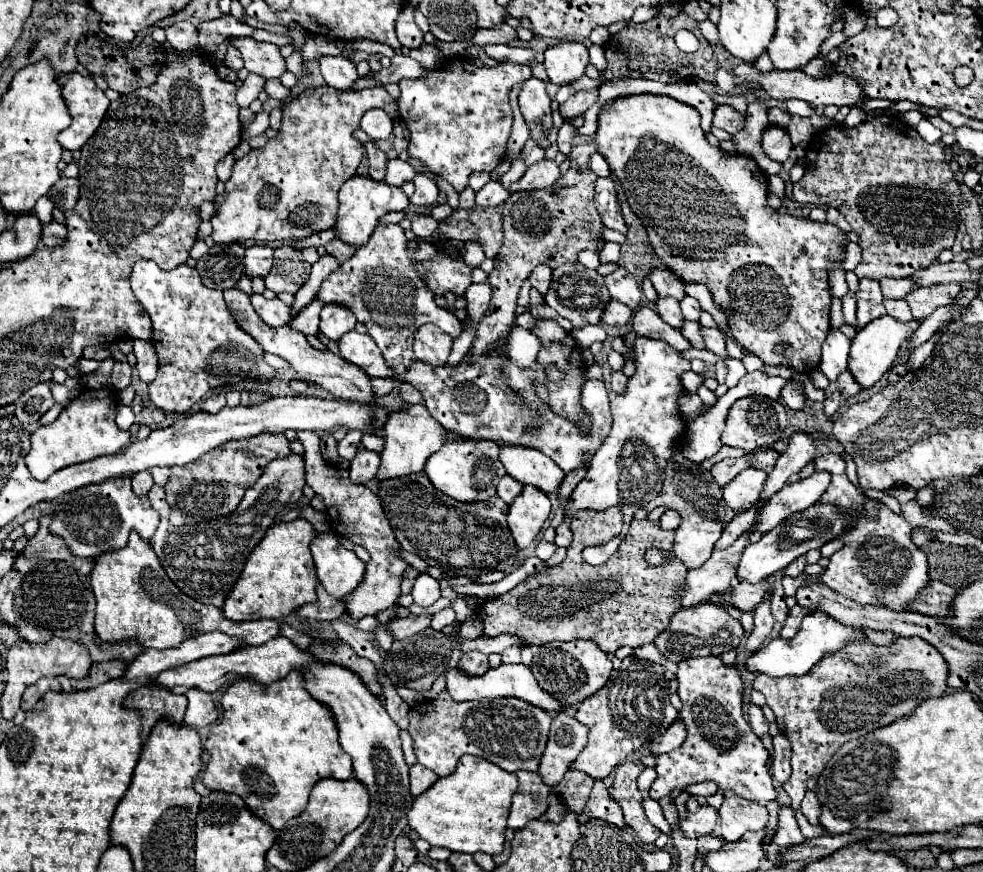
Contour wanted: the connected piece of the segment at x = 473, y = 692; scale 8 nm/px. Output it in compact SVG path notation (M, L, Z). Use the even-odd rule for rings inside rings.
M518 663L518 665L500 665L498 669L490 669L490 671L488 671L486 675L482 675L482 677L468 677L468 675L464 675L460 669L450 669L446 681L448 681L448 687L446 687L446 689L448 689L448 693L452 695L452 699L456 699L456 701L516 697L516 699L522 699L522 701L526 701L526 703L530 703L530 705L534 705L534 707L538 707L538 709L544 709L544 711L548 711L548 713L552 713L552 711L556 711L556 713L568 711L566 705L562 705L558 699L554 699L548 691L544 691L544 689L536 683L536 679L534 679L530 667L526 667L526 665L522 665L522 663Z

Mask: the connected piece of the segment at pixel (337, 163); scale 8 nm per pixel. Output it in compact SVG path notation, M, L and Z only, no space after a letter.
M316 87L316 89L306 89L300 97L296 99L290 99L284 107L284 117L282 117L282 127L280 127L280 135L276 139L270 139L264 147L260 149L252 149L248 155L244 155L242 159L236 161L234 165L234 171L232 171L232 177L226 181L226 189L222 195L216 195L214 199L214 207L216 207L216 213L214 217L210 219L212 223L212 239L216 243L244 243L244 241L254 241L254 243L268 243L268 241L282 241L282 239L304 239L312 233L320 233L324 229L332 229L334 223L336 223L336 211L338 211L338 191L342 187L342 183L346 179L350 179L358 165L360 165L360 159L364 155L364 147L360 141L354 139L354 131L360 127L360 119L364 115L364 111L370 111L370 109L382 109L382 111L392 111L392 119L398 117L398 103L396 99L392 99L388 95L388 91L384 87L374 87L374 89L362 89L362 91L338 91L334 87Z

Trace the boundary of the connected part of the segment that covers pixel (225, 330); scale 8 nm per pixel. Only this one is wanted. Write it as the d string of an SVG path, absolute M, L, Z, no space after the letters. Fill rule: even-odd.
M138 261L132 267L130 281L132 281L134 295L138 297L138 301L142 303L142 307L152 319L152 329L154 329L152 343L158 353L160 369L158 369L158 377L148 387L150 387L150 399L158 409L166 413L186 413L194 403L198 403L208 393L208 389L222 387L222 383L234 385L240 379L270 381L278 377L276 369L264 363L262 347L258 347L258 343L248 333L244 333L232 319L222 299L222 291L204 287L194 267L180 265L170 271L162 271L154 261Z

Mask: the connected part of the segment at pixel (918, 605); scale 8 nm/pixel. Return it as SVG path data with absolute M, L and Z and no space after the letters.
M930 581L924 589L922 595L918 595L918 599L914 599L914 603L910 603L910 611L914 613L922 613L922 615L930 615L930 617L946 617L950 615L950 603L954 599L958 589L948 587L946 583L940 581Z

